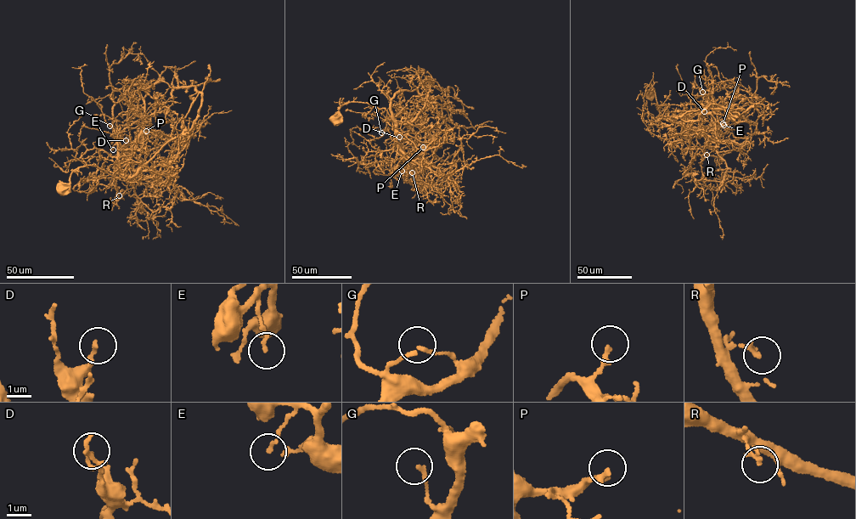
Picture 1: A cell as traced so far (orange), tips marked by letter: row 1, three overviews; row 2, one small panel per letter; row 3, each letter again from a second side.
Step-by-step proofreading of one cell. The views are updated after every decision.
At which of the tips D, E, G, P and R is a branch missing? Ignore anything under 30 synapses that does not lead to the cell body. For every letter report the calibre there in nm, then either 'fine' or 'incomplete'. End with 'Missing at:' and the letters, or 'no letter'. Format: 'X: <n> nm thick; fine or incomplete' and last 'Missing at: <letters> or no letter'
D: 170 nm thick; fine
E: 140 nm thick; fine
G: 140 nm thick; incomplete
P: 220 nm thick; incomplete
R: 180 nm thick; fine
Missing at: G, P

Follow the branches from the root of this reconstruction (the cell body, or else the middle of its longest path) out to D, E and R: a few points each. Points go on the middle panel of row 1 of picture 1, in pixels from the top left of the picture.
D: (335, 121), (344, 104), (353, 101), (365, 103), (386, 110), (397, 123), (391, 126), (399, 137)
E: (335, 121), (338, 110), (350, 102), (384, 108), (394, 122), (397, 145), (404, 166), (402, 171)
R: (335, 121), (338, 110), (350, 102), (384, 108), (394, 122), (397, 151), (412, 172)

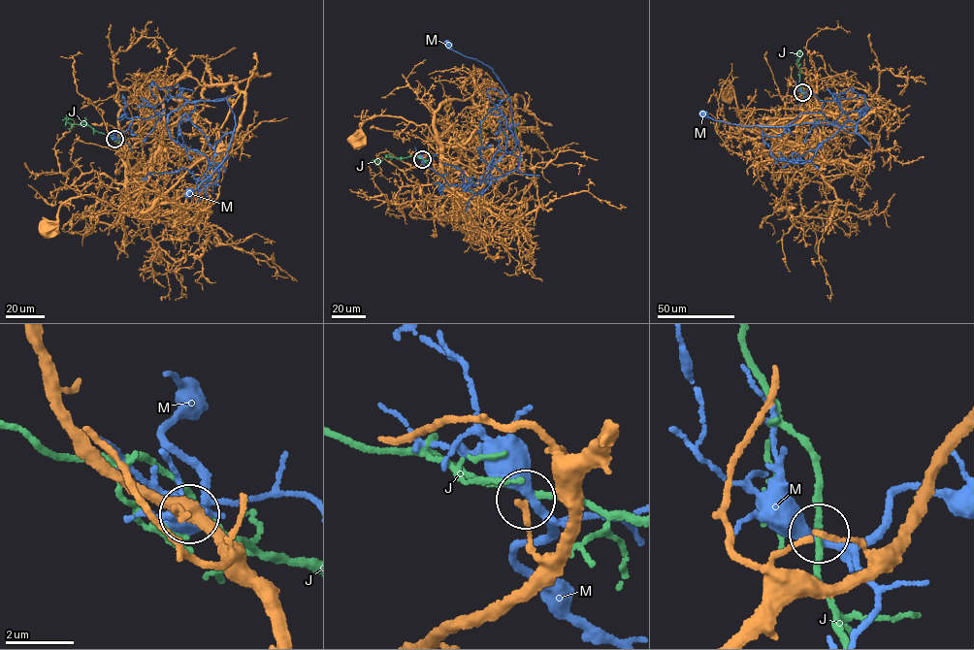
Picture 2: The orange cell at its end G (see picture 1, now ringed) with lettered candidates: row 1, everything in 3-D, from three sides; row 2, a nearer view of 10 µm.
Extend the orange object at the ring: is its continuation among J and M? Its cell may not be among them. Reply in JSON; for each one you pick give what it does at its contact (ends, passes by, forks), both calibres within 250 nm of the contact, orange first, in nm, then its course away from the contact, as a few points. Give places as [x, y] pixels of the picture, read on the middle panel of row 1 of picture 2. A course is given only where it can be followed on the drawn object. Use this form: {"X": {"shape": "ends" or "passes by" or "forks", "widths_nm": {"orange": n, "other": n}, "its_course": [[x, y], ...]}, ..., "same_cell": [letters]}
{"same_cell": []}

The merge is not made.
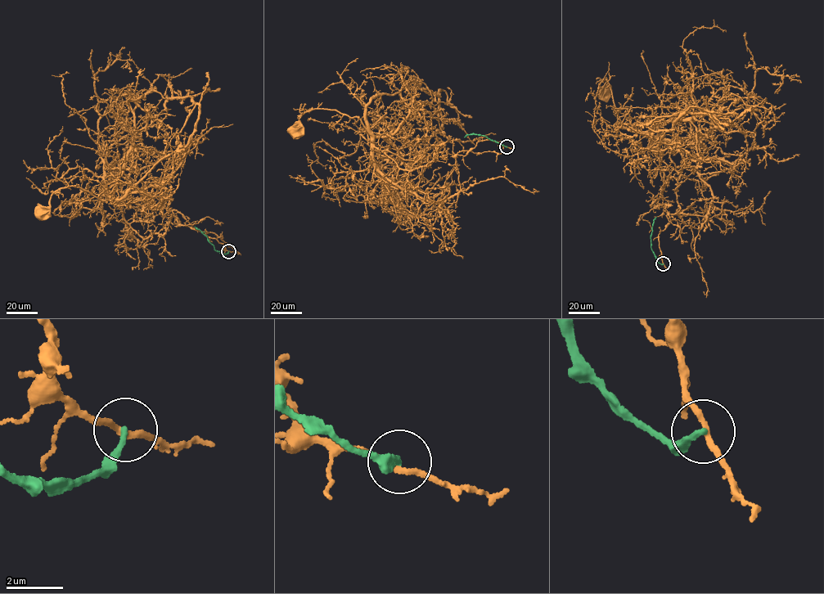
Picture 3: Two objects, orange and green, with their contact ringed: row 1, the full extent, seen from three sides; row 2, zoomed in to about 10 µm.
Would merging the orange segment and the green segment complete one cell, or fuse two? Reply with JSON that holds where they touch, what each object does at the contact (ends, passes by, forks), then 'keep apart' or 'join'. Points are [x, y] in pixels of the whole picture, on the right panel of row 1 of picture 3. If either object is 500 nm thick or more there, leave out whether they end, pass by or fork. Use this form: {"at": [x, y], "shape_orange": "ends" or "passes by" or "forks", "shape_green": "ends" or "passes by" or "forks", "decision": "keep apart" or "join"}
{"at": [663, 263], "shape_orange": "passes by", "shape_green": "ends", "decision": "keep apart"}

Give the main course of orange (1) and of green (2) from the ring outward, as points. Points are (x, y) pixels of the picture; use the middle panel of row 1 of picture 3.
1: (506, 146), (483, 140), (457, 155), (460, 191), (434, 203), (380, 172), (357, 117), (304, 111), (294, 132)
2: (506, 146), (486, 136), (474, 133), (464, 137)

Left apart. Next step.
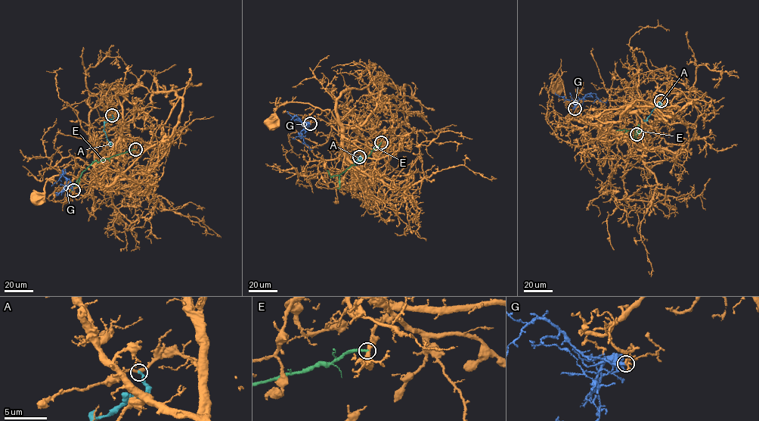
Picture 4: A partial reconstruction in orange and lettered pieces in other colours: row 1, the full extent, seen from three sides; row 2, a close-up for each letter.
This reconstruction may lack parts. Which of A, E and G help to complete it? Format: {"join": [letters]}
{"join": []}

